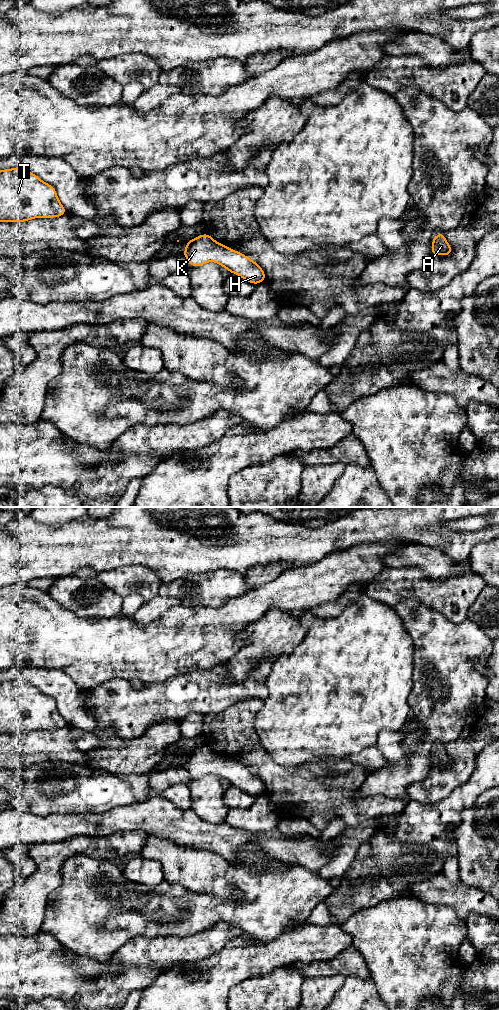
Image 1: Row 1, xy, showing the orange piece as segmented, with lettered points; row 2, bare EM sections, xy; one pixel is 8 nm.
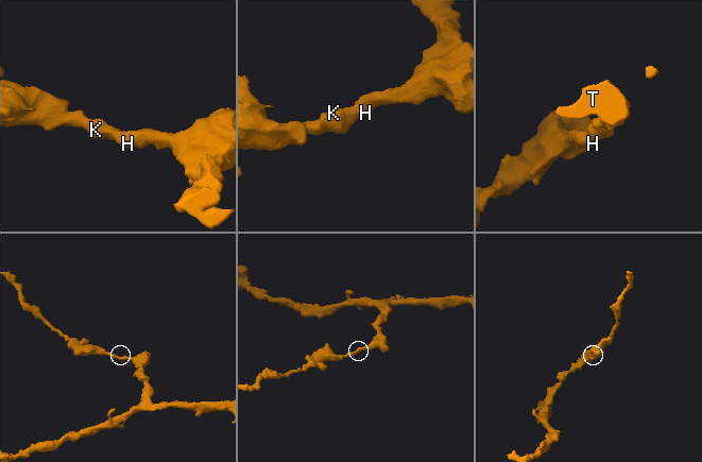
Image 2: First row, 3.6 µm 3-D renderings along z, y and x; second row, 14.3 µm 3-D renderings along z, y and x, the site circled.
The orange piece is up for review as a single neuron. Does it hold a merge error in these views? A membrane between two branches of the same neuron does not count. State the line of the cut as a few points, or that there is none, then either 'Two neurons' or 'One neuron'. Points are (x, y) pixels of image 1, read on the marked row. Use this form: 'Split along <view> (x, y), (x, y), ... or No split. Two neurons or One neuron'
No split. One neuron

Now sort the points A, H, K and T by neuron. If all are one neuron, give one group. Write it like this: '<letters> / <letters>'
A H K T

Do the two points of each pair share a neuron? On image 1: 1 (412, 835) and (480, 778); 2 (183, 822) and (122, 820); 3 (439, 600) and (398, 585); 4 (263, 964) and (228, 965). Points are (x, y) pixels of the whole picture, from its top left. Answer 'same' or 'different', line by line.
1: same
2: same
3: same
4: same

